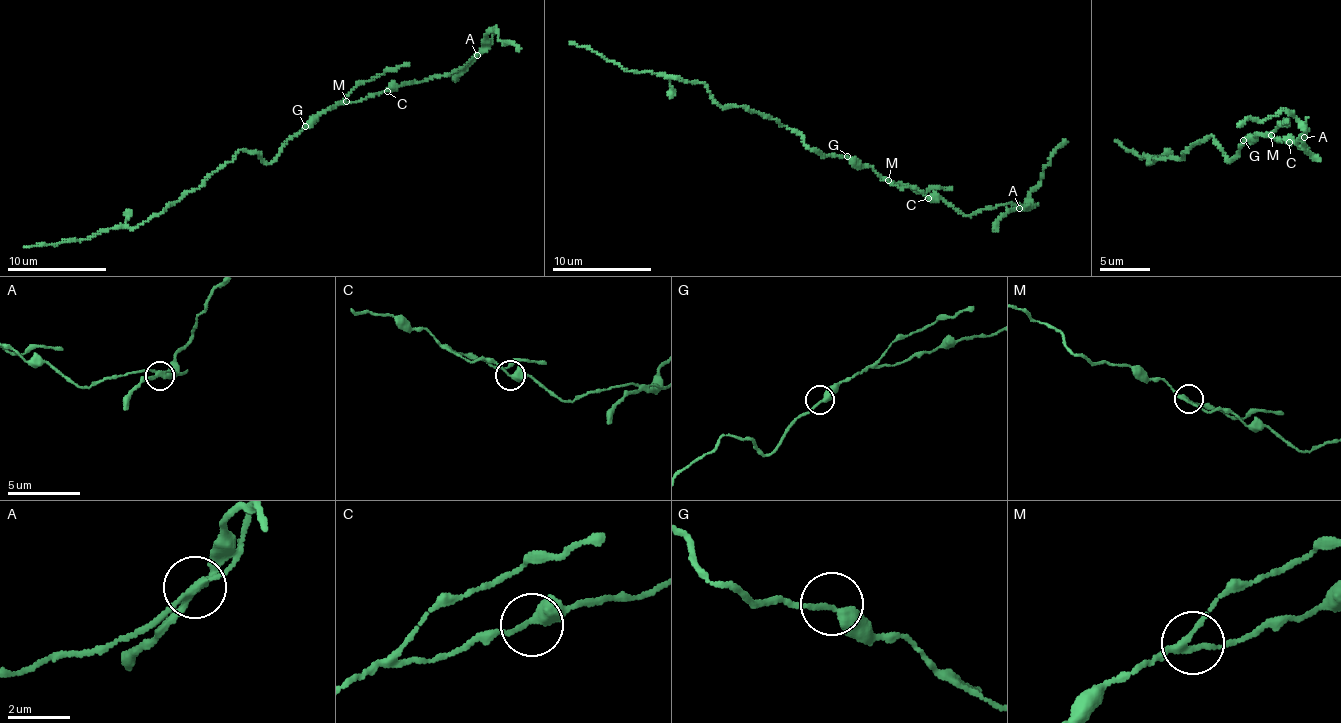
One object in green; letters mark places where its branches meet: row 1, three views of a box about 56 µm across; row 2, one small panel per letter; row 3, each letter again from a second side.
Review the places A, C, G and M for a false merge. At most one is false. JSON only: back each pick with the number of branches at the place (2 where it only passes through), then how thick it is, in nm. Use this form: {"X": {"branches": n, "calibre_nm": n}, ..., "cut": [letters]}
{"A": {"branches": 3, "calibre_nm": 220}, "cut": ["A"]}

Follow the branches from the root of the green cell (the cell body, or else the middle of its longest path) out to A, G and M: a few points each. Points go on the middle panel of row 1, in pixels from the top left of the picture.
A: (829, 155), (868, 165), (890, 183), (900, 188), (916, 186), (966, 215), (1001, 205), (1019, 209)
G: (829, 155), (847, 156)
M: (829, 155), (842, 155), (868, 165), (888, 180)

